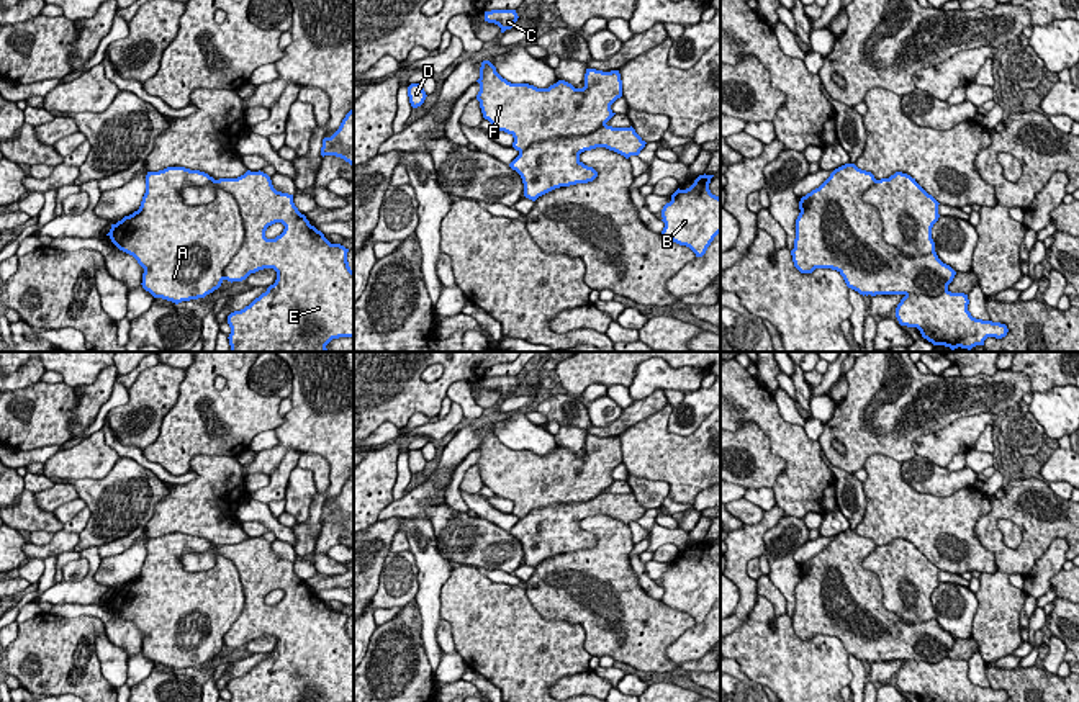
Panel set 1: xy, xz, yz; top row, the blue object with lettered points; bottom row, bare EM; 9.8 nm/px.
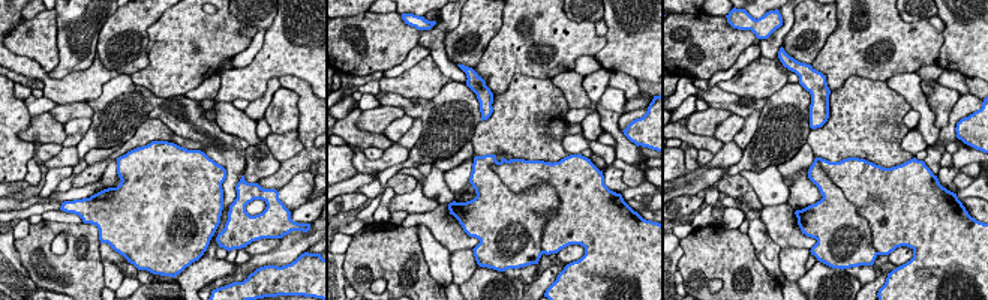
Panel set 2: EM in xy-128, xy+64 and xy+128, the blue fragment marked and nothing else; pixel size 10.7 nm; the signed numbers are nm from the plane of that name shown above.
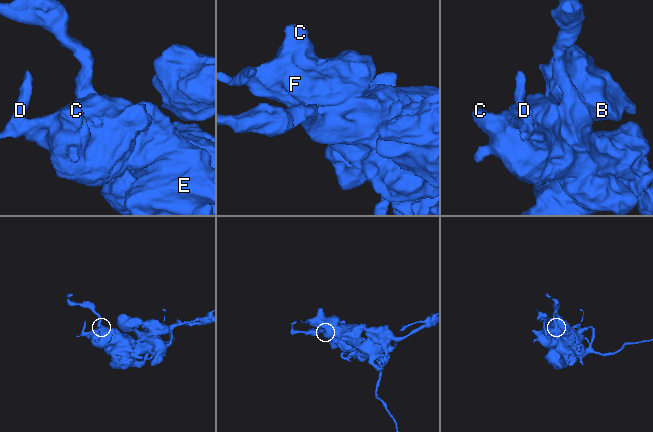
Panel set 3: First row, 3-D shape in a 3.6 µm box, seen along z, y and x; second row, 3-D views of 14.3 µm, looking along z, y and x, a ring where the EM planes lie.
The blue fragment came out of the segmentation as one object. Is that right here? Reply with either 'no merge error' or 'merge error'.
no merge error

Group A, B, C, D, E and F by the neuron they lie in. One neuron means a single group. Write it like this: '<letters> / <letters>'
A B C D E F

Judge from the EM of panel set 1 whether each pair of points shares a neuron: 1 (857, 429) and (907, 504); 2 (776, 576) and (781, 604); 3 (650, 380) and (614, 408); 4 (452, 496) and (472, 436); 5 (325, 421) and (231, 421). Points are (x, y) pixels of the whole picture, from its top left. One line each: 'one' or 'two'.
1: one
2: one
3: one
4: two
5: two

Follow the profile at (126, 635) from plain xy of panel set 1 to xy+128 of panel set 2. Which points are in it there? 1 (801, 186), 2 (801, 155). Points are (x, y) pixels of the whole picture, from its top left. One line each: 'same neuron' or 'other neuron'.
1: same neuron
2: same neuron

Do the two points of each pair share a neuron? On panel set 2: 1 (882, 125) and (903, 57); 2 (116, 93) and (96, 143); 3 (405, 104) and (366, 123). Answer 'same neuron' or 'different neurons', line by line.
1: same neuron
2: same neuron
3: different neurons

